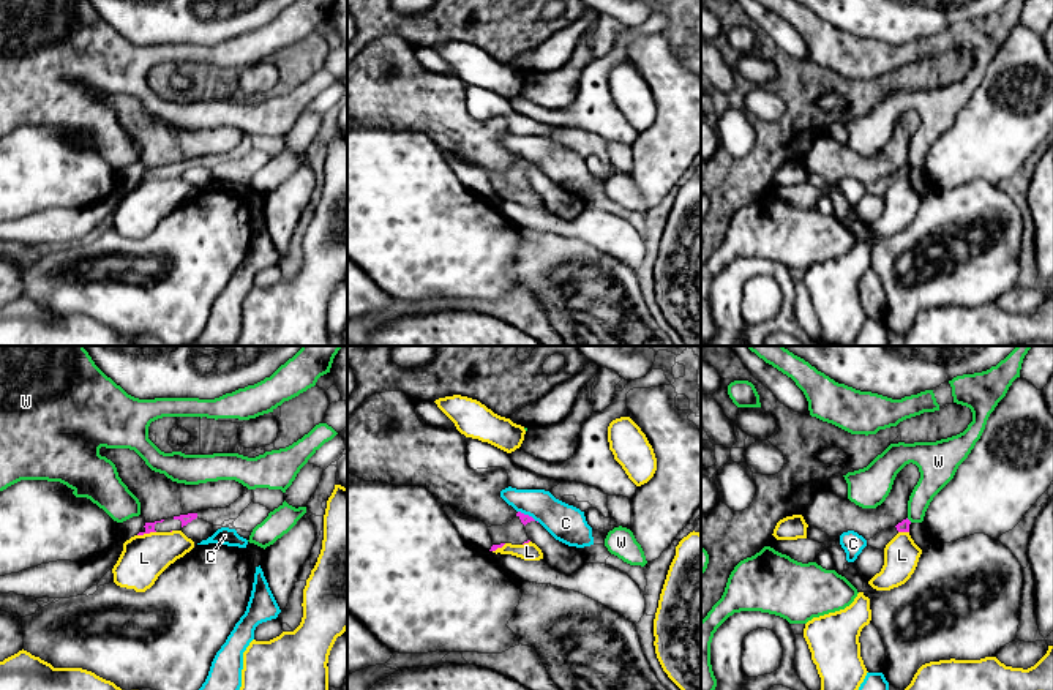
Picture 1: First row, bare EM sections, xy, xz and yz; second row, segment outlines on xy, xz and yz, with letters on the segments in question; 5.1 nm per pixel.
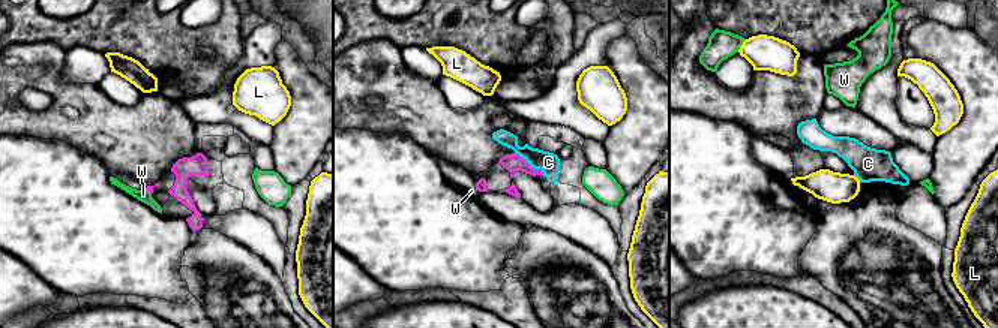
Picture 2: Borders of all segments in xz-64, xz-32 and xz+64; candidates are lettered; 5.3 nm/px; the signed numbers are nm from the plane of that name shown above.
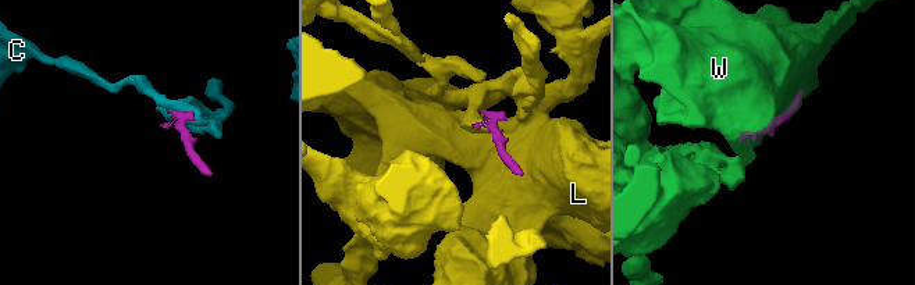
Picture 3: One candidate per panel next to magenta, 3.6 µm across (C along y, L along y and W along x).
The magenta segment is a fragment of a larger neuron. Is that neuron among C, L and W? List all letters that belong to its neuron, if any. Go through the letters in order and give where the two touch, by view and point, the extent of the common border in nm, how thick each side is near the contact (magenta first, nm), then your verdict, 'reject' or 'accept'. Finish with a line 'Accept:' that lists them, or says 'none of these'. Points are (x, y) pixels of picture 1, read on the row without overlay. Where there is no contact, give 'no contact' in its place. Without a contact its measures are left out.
C: xz (528, 161) | 130 nm | 50/190 nm | reject
L: xy (146, 179) | 100 nm | 50/240 nm | reject
W: yz (908, 166) | 40 nm | 60/190 nm | reject
Accept: none of these

